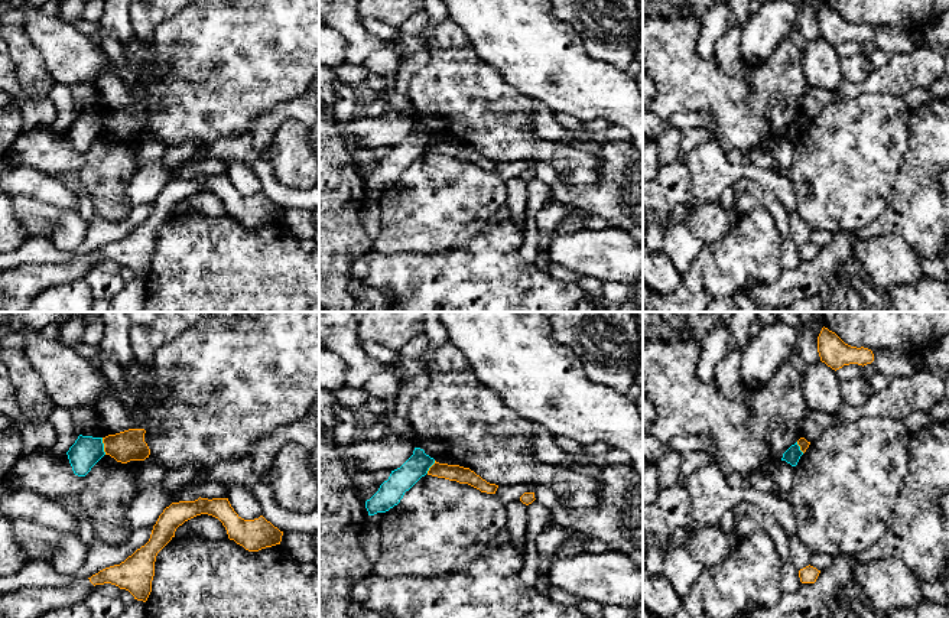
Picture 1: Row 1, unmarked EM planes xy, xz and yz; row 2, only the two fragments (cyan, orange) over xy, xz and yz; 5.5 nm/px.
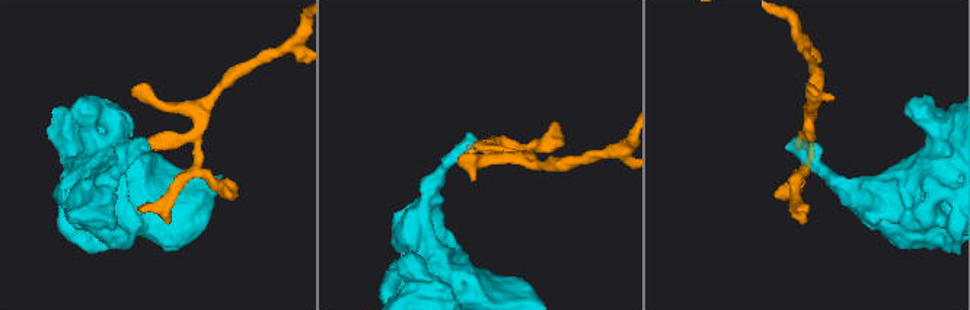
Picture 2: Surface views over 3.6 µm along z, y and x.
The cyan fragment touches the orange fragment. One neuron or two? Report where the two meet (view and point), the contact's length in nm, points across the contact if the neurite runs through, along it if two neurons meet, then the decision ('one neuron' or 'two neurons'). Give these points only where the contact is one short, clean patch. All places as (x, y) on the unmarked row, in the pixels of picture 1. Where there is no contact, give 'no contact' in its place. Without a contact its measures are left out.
xy (103, 123) | 100 nm | along xy (101, 114), (106, 130) | two neurons

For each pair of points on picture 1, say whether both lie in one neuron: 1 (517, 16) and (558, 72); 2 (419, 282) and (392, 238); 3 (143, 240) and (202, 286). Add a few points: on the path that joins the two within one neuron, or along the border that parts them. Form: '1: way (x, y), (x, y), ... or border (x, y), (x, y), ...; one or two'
1: way (517, 31), (543, 58); one
2: border (371, 249), (387, 254), (435, 253); two
3: border (169, 218), (156, 233), (152, 267), (145, 277); two

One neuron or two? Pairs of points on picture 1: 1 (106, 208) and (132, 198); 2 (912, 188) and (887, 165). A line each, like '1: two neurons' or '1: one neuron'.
1: two neurons
2: two neurons

